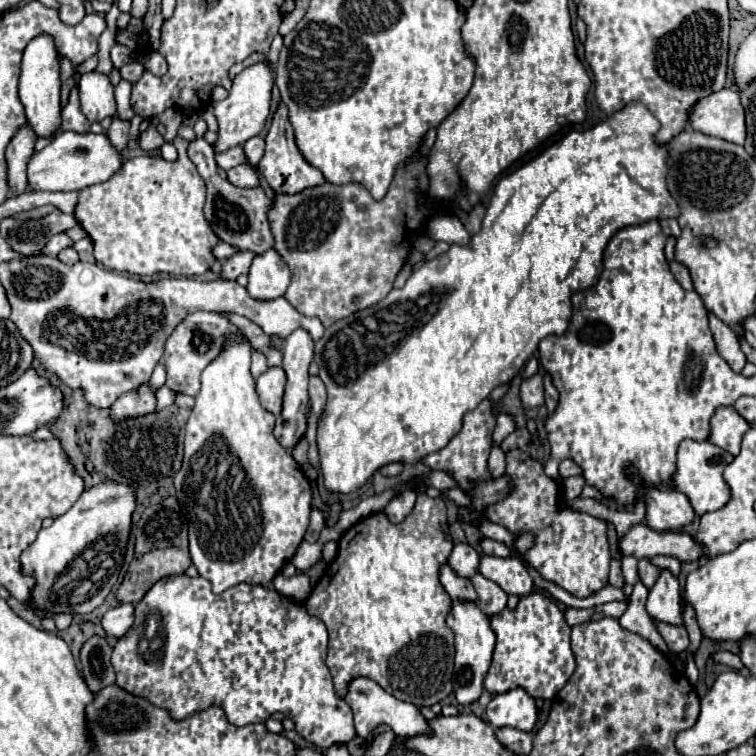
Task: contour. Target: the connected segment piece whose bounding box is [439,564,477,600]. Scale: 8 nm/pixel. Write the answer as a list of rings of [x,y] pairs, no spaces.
[[[443,564],[439,570],[439,578],[443,588],[451,598],[461,598],[461,600],[477,600],[477,594],[473,590],[473,584],[469,578],[461,578],[459,574],[453,574],[453,568],[449,564]]]

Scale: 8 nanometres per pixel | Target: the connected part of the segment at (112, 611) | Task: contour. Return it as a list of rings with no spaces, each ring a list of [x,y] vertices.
[[[119,604],[109,608],[103,616],[103,628],[109,636],[123,636],[133,624],[133,604]]]

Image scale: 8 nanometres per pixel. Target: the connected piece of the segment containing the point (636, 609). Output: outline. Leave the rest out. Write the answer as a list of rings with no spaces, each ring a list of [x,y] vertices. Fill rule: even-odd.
[[[635,582],[633,586],[633,594],[629,598],[629,608],[625,610],[625,614],[619,618],[619,624],[625,628],[625,630],[631,630],[647,640],[651,640],[651,644],[655,648],[659,648],[663,654],[667,654],[667,644],[665,640],[661,638],[661,634],[657,632],[657,628],[653,626],[647,610],[645,610],[645,600],[647,600],[647,594],[649,590],[641,584],[641,582]]]

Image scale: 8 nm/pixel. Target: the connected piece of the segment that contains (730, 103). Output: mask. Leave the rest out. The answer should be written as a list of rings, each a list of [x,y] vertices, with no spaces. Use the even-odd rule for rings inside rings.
[[[723,88],[719,92],[709,94],[709,98],[701,98],[701,102],[695,102],[689,110],[689,122],[687,122],[693,130],[709,134],[709,136],[717,136],[723,140],[729,140],[733,144],[741,144],[745,142],[745,118],[743,118],[743,106],[739,102],[739,94],[733,88]]]

